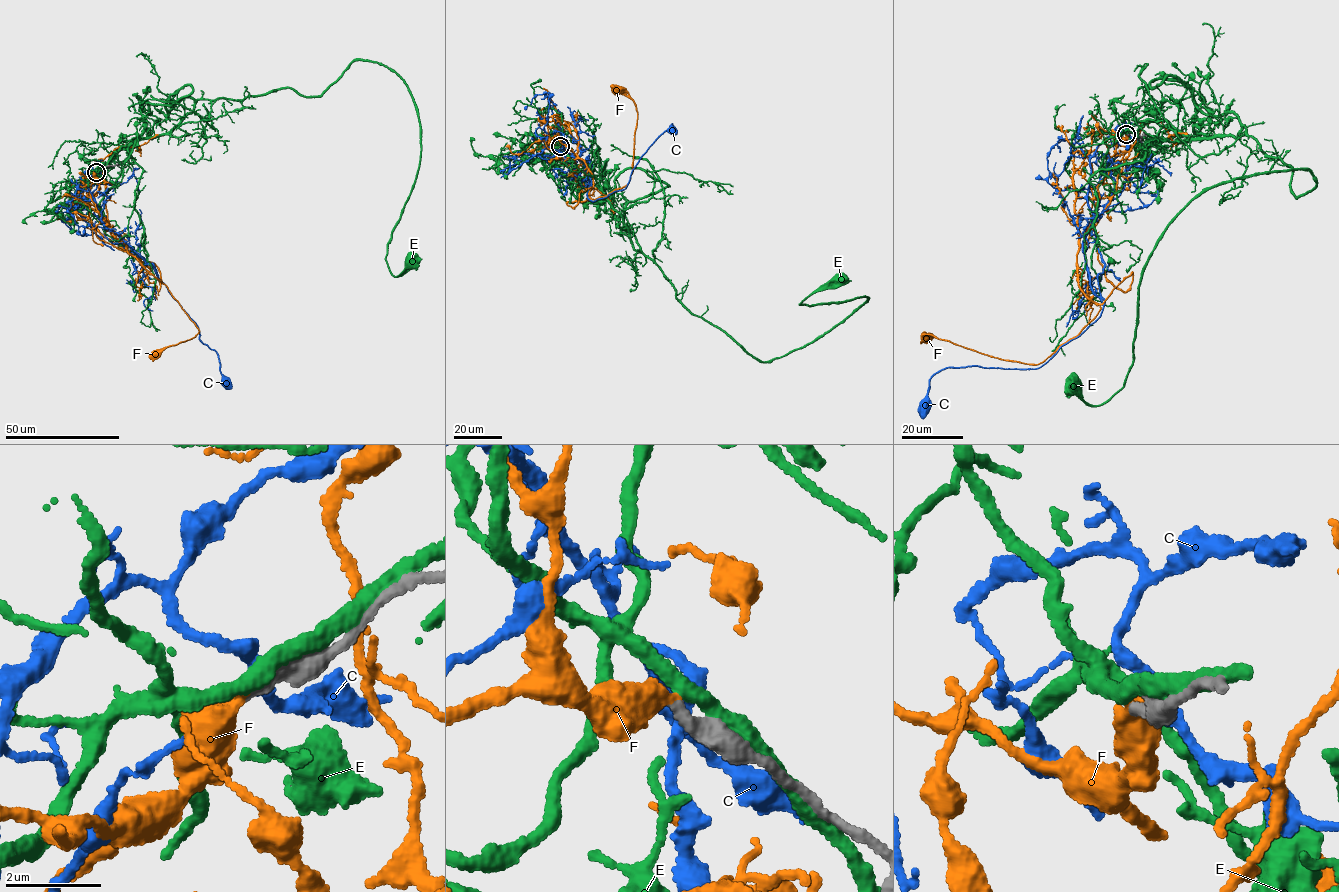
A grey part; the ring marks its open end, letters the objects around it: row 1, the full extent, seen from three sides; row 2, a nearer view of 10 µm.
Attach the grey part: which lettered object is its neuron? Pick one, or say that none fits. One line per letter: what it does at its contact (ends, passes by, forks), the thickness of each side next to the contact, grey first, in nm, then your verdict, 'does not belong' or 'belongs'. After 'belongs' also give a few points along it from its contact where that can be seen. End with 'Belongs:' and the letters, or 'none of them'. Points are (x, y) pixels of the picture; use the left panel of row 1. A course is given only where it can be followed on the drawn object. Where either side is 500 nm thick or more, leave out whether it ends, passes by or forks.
C: 550 nm thick on the grey side, 240 nm on the other; does not belong
E: it passes by; 320 nm thick on the grey side, 320 nm on the other; does not belong
F: it ends there; 320 nm thick on the grey side, 440 nm on the other; belongs; it runs (96, 172), (83, 194), (92, 223), (151, 269), (140, 258), (154, 262), (162, 283), (199, 331), (156, 353)
Belongs: F

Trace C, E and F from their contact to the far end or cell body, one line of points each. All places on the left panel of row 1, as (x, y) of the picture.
C: (97, 171), (90, 167), (83, 180), (101, 218), (151, 266), (195, 322), (198, 339), (216, 351), (226, 382)
E: (95, 172), (199, 99), (320, 95), (355, 61), (380, 63), (421, 130), (385, 260), (396, 277), (410, 263)
F: (96, 172), (83, 194), (92, 223), (151, 269), (140, 258), (154, 262), (162, 283), (199, 331), (156, 353)

